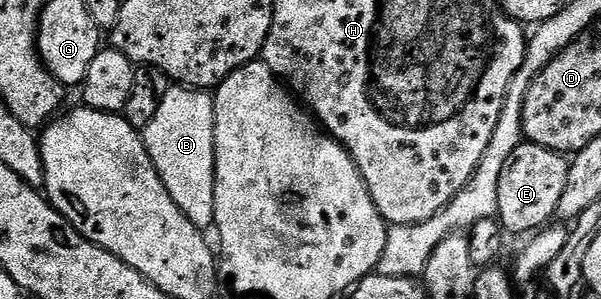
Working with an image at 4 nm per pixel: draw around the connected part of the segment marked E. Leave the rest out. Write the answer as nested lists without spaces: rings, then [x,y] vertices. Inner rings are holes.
[[[527,142],[520,144],[518,150],[514,150],[514,154],[510,154],[510,162],[506,162],[506,166],[502,166],[502,178],[498,178],[498,210],[496,216],[505,233],[535,233],[551,221],[548,220],[551,216],[555,217],[559,213],[562,190],[566,190],[568,165],[569,161],[561,153]]]

